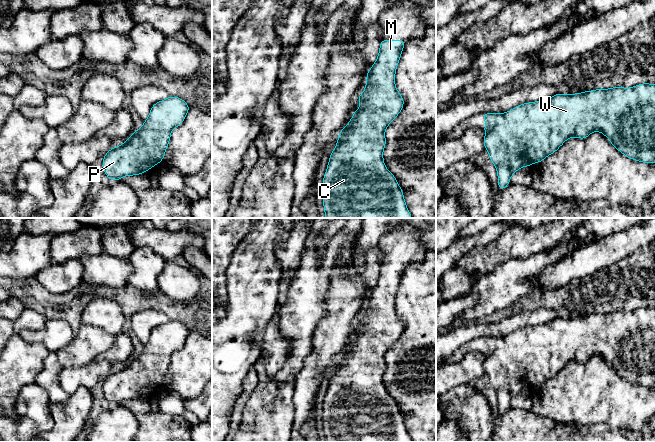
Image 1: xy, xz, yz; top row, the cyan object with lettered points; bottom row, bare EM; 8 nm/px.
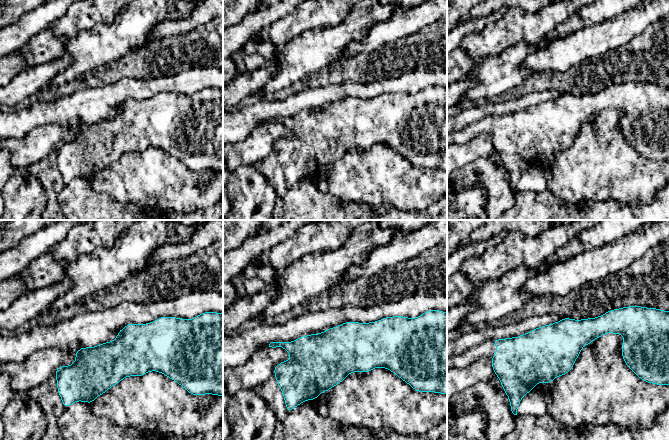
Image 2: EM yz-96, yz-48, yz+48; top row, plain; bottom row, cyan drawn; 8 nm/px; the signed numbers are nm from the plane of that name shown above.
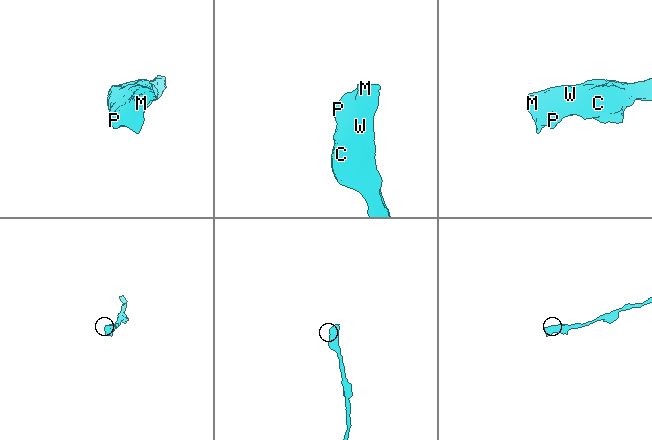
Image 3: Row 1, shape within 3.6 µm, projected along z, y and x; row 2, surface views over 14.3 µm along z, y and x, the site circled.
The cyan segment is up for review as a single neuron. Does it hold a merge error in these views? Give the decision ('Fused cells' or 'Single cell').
Single cell

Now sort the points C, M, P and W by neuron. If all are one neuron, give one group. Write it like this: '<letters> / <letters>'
C M P W

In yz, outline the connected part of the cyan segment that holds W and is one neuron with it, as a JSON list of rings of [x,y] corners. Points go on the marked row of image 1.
[[[641,83],[631,88],[617,86],[576,94],[557,93],[548,99],[518,105],[505,113],[481,115],[486,121],[486,126],[482,128],[486,132],[483,143],[496,167],[500,191],[510,184],[511,176],[521,167],[542,162],[571,137],[583,140],[595,131],[605,135],[610,143],[629,159],[648,164],[655,163],[655,84]]]

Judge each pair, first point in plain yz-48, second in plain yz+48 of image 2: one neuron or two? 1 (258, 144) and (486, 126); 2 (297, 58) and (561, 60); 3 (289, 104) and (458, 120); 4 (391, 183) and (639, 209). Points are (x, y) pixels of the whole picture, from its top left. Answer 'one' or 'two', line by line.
1: two
2: two
3: one
4: two

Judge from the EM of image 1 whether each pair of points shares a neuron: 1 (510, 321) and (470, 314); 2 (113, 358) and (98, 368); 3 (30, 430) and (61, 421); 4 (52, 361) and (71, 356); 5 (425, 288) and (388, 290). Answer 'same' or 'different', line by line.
1: different
2: different
3: different
4: different
5: different

